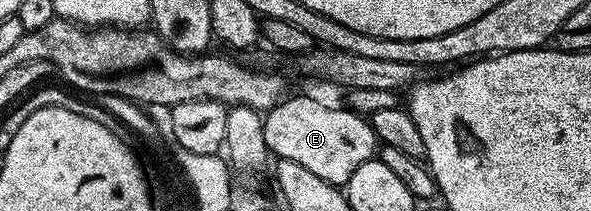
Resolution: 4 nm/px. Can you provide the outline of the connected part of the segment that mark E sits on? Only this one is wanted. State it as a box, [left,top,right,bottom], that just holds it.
[263,96,377,185]

